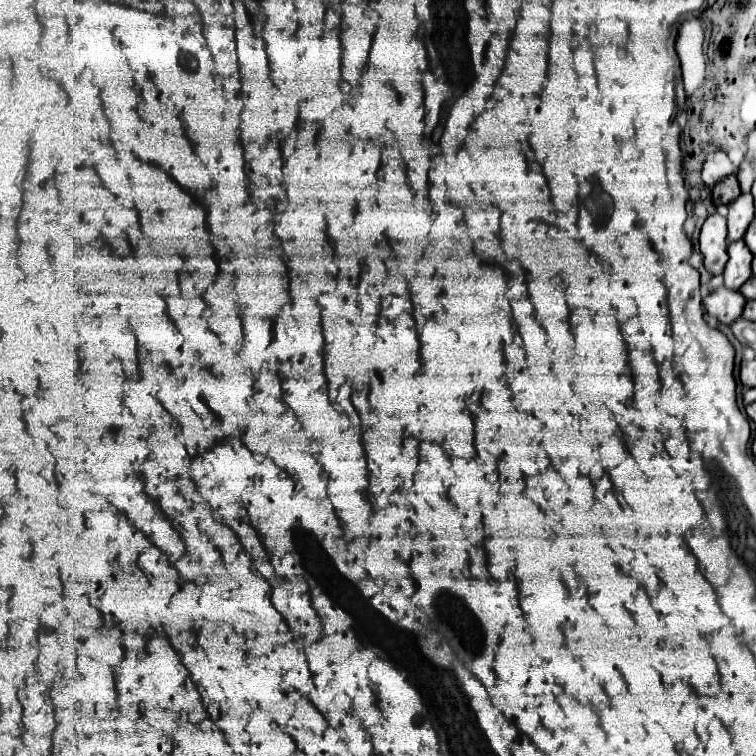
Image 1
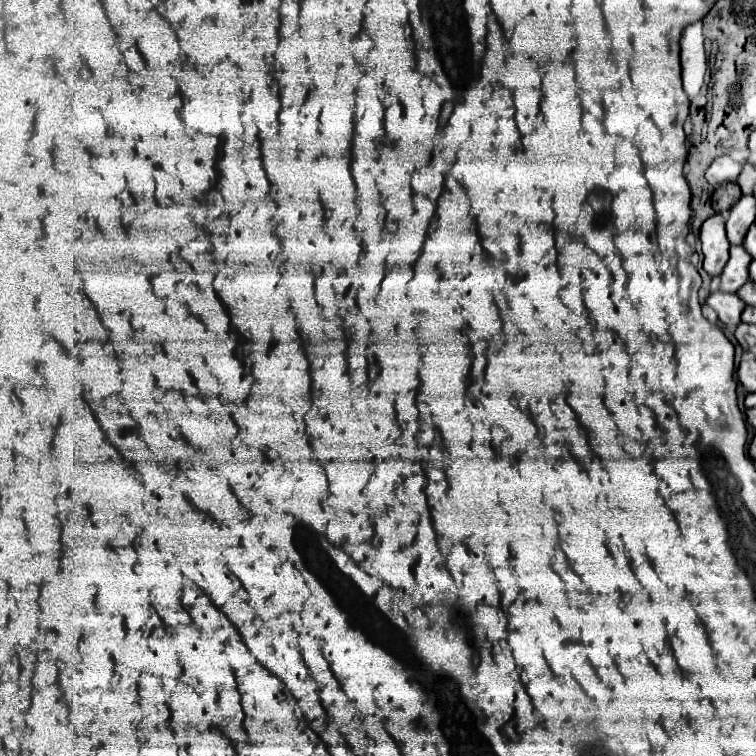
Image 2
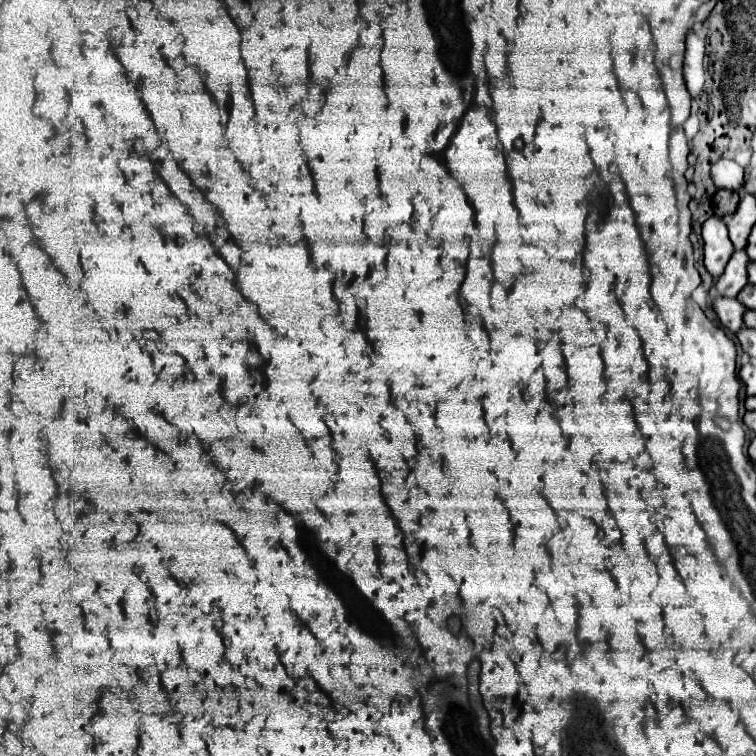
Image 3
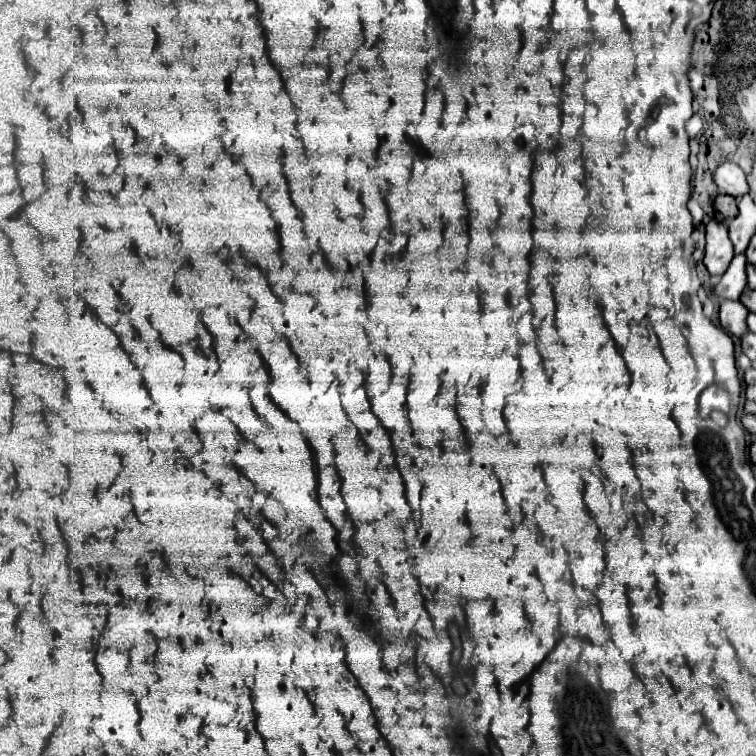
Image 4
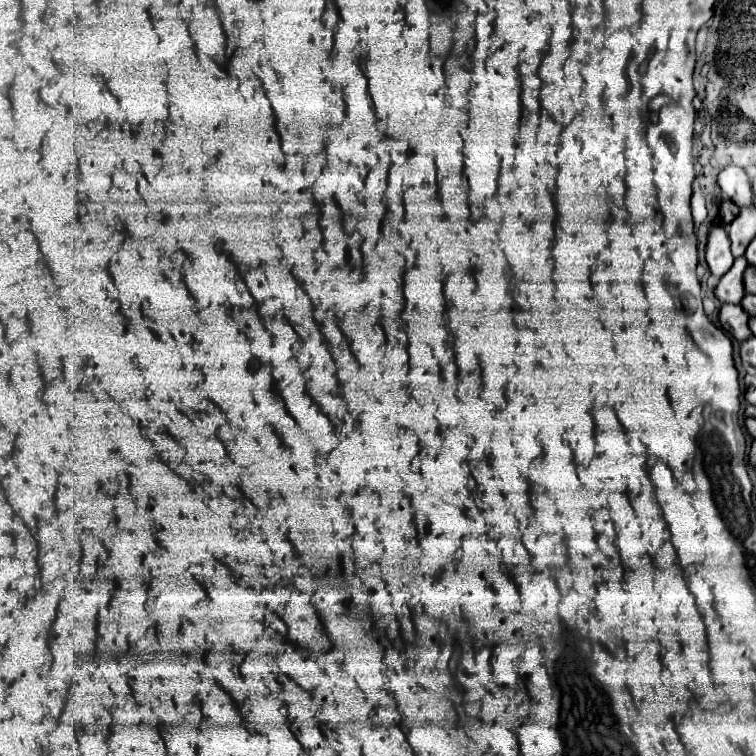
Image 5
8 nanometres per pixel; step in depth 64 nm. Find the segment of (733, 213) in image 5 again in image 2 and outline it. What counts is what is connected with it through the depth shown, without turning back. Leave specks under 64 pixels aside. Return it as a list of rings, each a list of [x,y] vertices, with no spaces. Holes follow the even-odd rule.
[[[724,184],[722,188],[716,188],[712,194],[712,208],[714,212],[726,212],[732,208],[732,204],[736,204],[736,200],[740,200],[742,192],[738,184]]]

